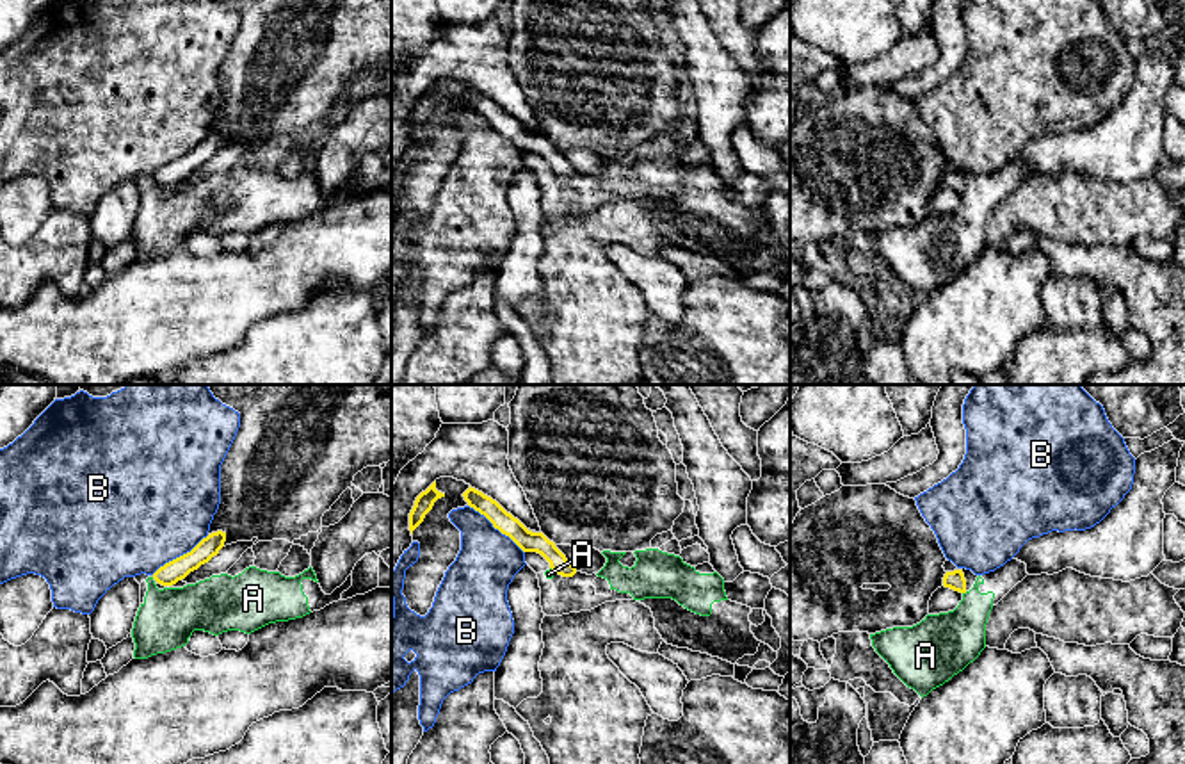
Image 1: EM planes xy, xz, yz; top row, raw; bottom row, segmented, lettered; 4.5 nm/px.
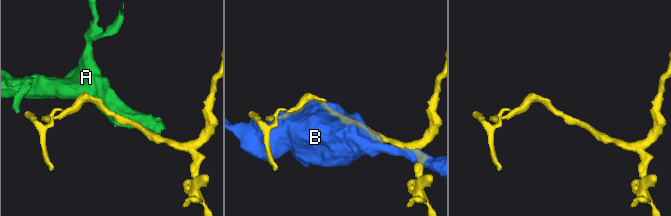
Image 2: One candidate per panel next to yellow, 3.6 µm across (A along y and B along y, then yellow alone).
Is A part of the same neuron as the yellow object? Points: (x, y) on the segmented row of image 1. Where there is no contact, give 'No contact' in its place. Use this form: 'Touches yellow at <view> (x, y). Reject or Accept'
Touches yellow at xz (552, 568). Reject

